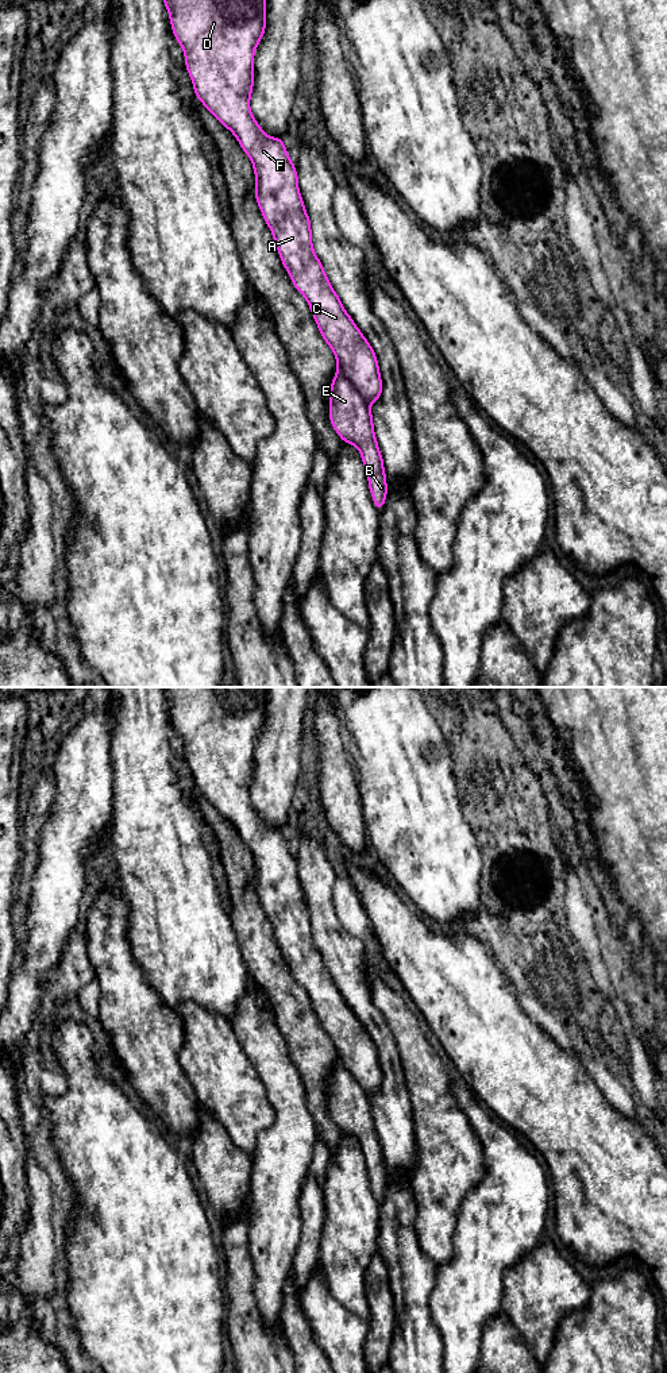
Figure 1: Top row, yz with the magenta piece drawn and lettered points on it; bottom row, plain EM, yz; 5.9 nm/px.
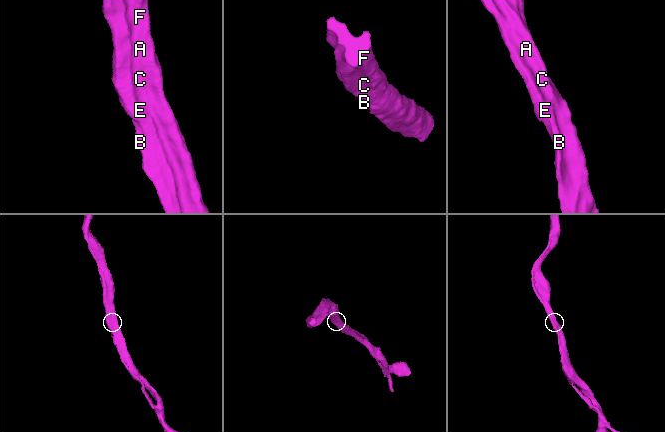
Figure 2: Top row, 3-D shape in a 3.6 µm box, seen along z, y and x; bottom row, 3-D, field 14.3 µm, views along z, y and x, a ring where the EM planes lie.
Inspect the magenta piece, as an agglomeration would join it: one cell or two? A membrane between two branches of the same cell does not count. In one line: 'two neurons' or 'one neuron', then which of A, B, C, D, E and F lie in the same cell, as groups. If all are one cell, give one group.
one neuron; A B C D E F

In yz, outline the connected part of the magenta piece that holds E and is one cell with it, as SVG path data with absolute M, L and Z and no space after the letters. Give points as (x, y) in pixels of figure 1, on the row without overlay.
M162 687L173 726L184 741L194 787L228 819L250 848L255 864L255 890L269 917L279 949L293 977L305 988L319 1022L331 1038L338 1062L329 1079L329 1114L342 1133L355 1137L367 1162L369 1181L378 1203L388 1175L383 1148L374 1126L370 1096L382 1085L377 1046L346 1003L312 937L311 913L298 882L296 856L284 830L265 825L250 801L254 778L254 745L266 721L266 687Z

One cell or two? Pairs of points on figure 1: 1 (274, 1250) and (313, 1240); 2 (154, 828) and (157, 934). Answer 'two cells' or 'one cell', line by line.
1: two cells
2: one cell

